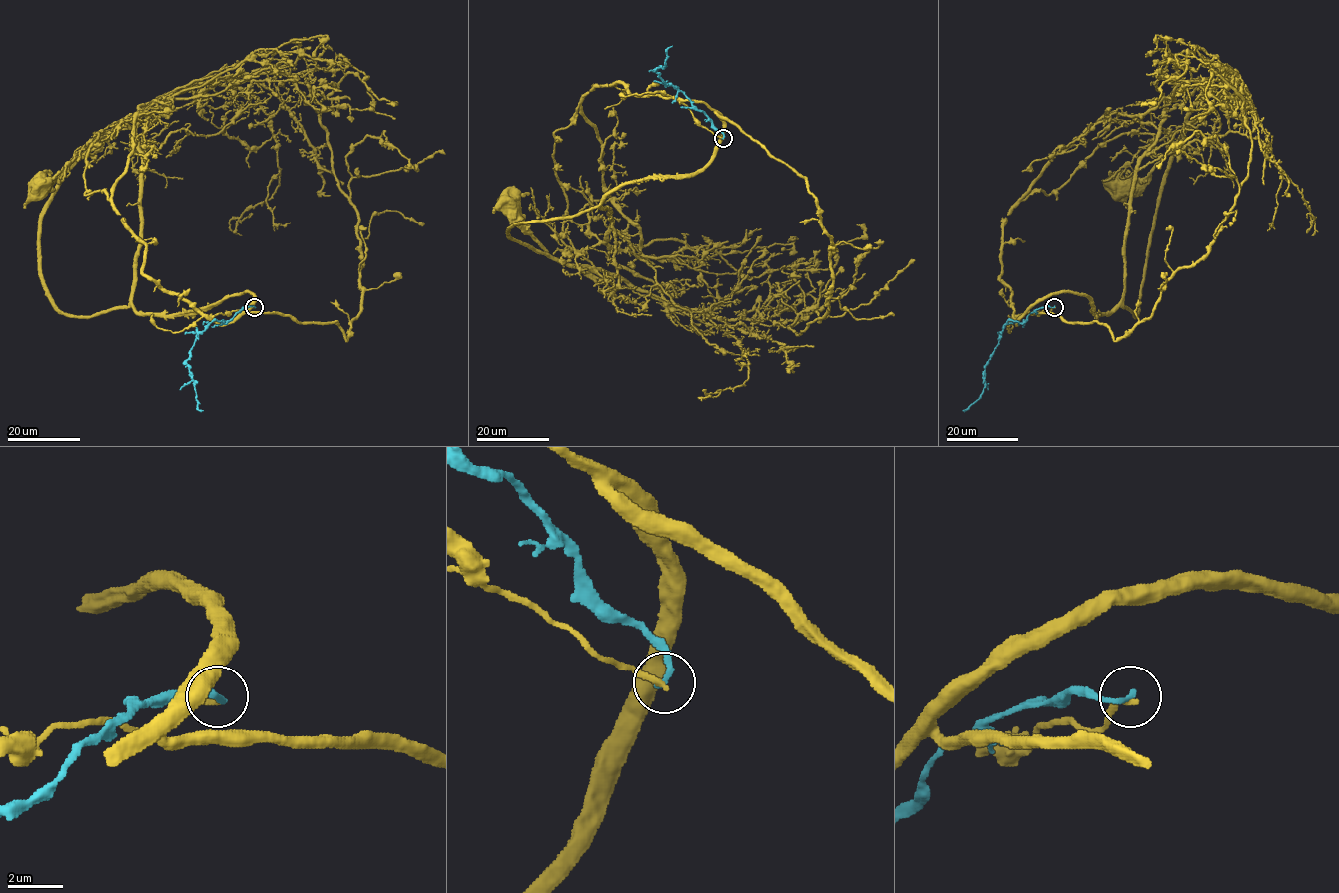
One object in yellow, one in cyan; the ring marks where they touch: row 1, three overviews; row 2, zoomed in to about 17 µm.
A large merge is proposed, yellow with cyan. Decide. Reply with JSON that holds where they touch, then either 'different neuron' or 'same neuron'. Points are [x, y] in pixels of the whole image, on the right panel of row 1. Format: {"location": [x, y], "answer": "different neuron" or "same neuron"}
{"location": [1054, 307], "answer": "different neuron"}

